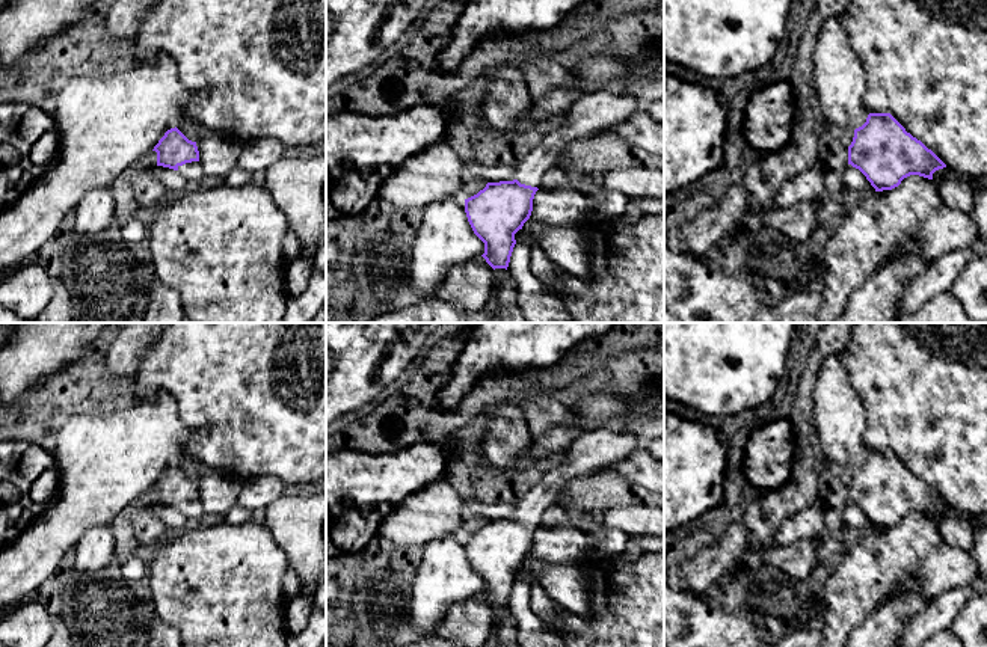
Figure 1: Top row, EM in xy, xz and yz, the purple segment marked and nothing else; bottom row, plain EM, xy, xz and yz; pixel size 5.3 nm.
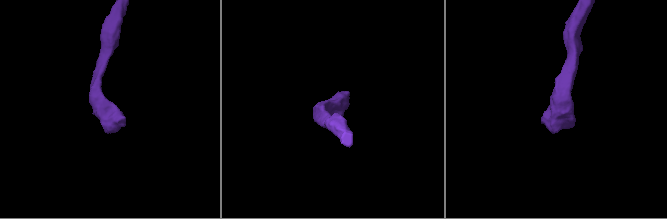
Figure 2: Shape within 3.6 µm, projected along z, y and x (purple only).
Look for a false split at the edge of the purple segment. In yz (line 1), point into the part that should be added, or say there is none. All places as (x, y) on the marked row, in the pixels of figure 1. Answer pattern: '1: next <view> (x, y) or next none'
1: next none

